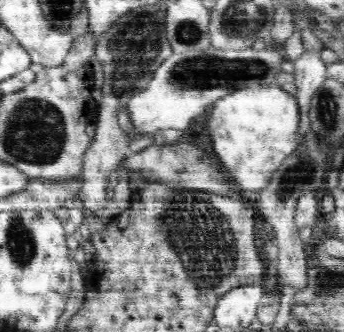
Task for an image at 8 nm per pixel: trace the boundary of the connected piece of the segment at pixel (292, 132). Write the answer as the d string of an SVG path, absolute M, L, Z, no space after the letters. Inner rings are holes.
M262 84L242 87L224 95L214 102L214 112L210 114L210 136L216 158L234 178L236 186L246 192L256 192L268 186L274 171L284 163L284 158L294 154L295 135L298 134L299 108L293 95L286 93L280 85Z

